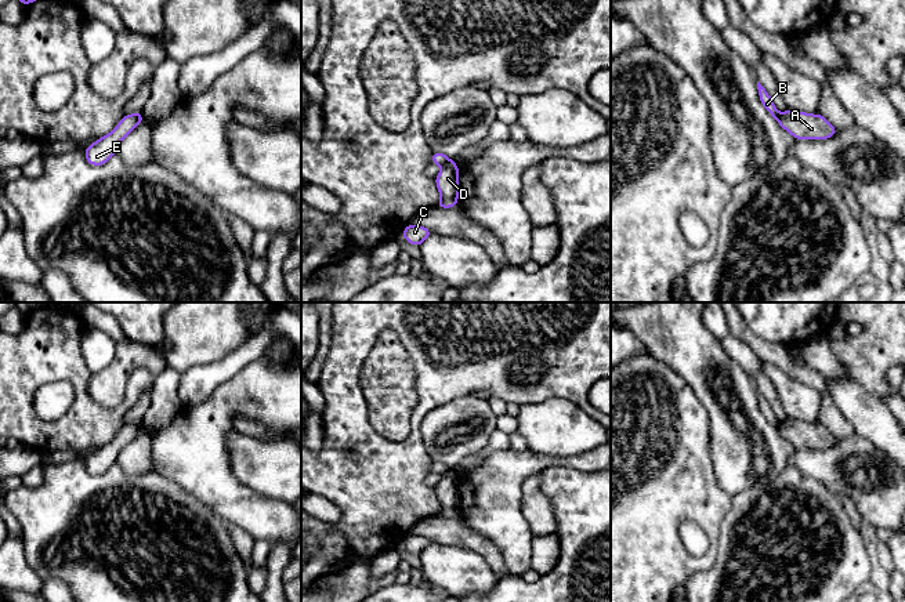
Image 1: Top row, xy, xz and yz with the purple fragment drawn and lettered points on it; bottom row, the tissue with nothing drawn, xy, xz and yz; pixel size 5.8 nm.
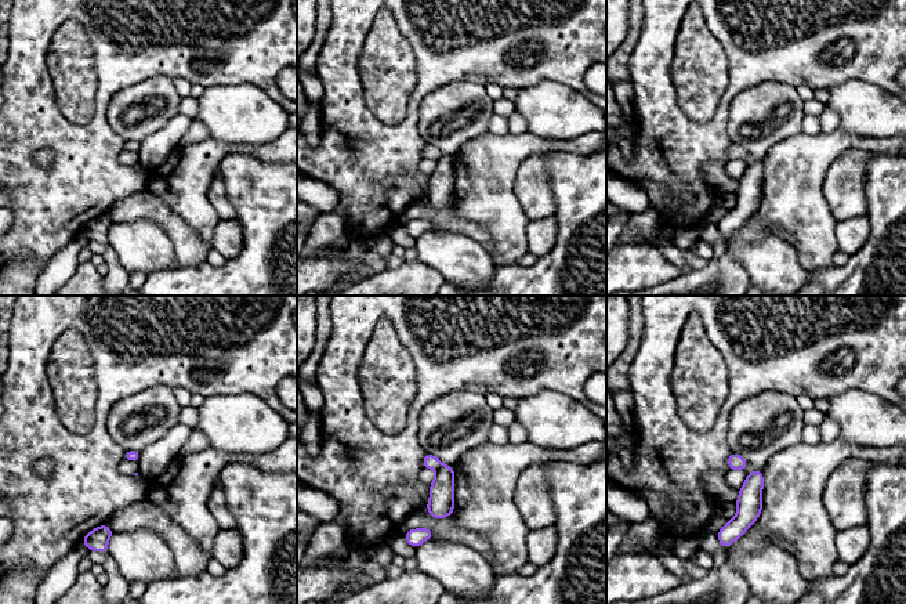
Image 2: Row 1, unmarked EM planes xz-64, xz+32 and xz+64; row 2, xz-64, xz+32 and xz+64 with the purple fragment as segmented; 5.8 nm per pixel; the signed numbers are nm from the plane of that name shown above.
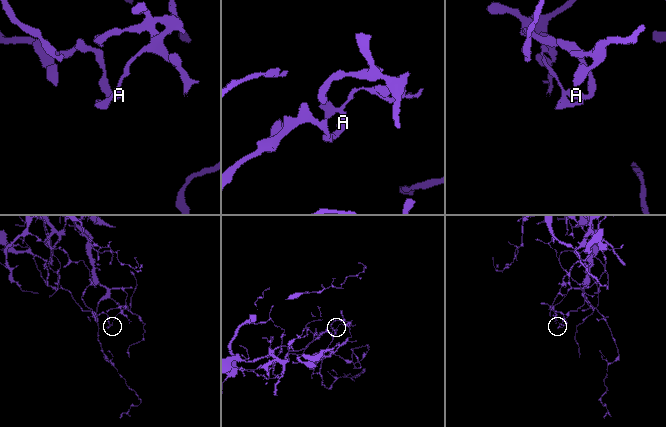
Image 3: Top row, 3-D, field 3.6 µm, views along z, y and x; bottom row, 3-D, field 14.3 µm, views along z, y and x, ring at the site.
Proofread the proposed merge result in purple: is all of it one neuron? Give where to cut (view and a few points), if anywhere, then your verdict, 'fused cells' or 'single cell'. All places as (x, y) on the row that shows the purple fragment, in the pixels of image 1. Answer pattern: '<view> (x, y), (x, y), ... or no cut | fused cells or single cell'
no cut | single cell

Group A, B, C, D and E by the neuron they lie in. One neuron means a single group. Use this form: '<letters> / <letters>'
A B C D E

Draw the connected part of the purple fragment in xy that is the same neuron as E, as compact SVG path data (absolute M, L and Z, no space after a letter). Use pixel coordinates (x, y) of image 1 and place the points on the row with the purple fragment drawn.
M141 112L123 116L119 124L97 142L88 145L84 152L86 160L91 166L102 166L116 155L122 139L128 135L138 123L145 122Z

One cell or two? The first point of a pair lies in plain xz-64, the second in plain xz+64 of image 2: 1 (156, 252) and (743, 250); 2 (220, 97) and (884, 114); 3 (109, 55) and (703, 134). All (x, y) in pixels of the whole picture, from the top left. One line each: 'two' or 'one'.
1: one
2: one
3: one

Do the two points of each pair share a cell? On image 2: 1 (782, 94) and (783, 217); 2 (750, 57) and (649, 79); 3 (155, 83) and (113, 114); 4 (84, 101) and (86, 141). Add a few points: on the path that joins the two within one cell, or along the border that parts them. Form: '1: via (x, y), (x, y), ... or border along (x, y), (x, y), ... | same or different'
1: border along (800, 131), (778, 141), (761, 159) | different
2: via (731, 91), (709, 127), (687, 127), (673, 114) | same
3: via (144, 90), (130, 96), (123, 102) | same
4: border along (95, 94), (86, 123), (72, 123), (58, 107) | different

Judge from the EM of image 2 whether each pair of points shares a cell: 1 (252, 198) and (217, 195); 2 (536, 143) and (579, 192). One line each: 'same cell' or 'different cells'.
1: different cells
2: different cells

